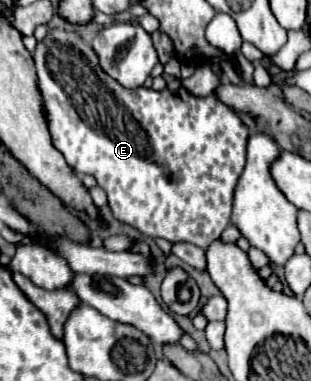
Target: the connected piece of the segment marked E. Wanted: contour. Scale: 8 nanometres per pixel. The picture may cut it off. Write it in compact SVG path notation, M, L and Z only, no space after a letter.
M51 29L49 35L45 37L45 41L37 43L35 49L35 67L37 67L37 77L39 77L39 89L43 93L43 101L45 101L45 113L49 119L49 133L53 137L55 147L59 147L59 151L65 155L67 163L79 173L79 175L93 175L99 183L99 187L105 189L105 193L109 195L109 207L113 211L113 215L131 225L133 229L141 231L143 235L151 237L151 239L167 239L169 243L193 243L201 249L207 249L215 239L219 239L221 231L227 227L229 217L231 217L231 201L233 201L233 191L237 185L237 179L245 167L245 147L247 147L247 139L249 139L249 129L247 125L239 119L239 115L235 111L231 111L225 103L221 103L219 99L215 99L215 95L207 95L207 97L195 97L187 91L153 91L153 89L145 89L145 87L137 87L135 91L127 91L125 87L119 87L119 83L115 83L115 79L111 79L109 75L103 75L103 71L99 71L99 61L95 59L95 51L91 51L91 47L73 31L63 31L63 29Z

